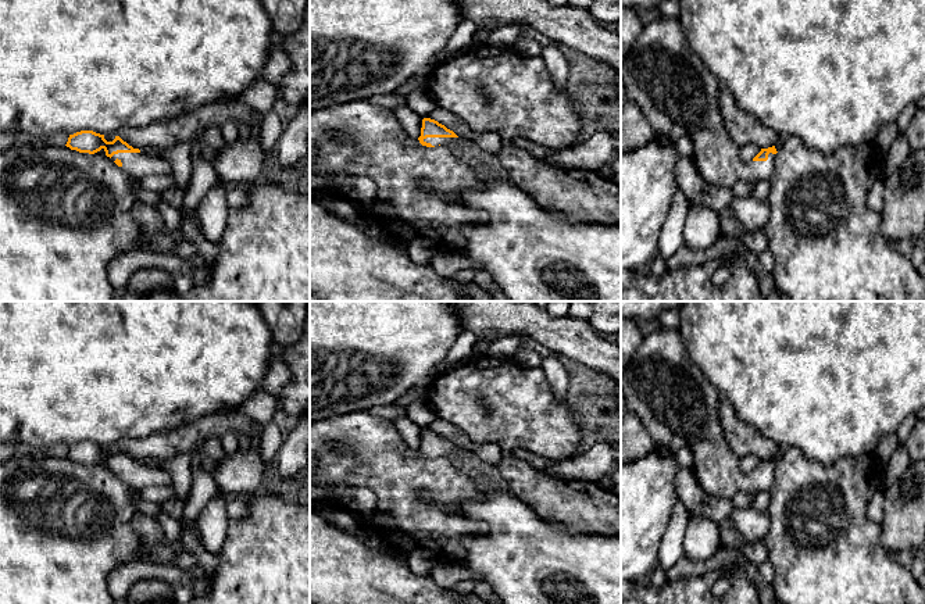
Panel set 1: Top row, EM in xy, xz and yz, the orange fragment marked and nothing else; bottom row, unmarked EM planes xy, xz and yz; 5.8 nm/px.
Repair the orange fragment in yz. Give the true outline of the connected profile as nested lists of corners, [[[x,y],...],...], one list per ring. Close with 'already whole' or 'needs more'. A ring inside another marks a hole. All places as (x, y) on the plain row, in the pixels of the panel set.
[[[661,328],[644,335],[635,357],[621,371],[621,389],[628,411],[639,418],[656,447],[662,447],[674,454],[682,447],[692,450],[694,478],[704,493],[717,498],[732,500],[739,492],[769,492],[775,476],[775,465],[778,464],[775,457],[761,460],[751,472],[740,469],[739,458],[729,448],[722,432],[722,422],[718,415],[721,394],[690,358],[678,329]]] | needs more

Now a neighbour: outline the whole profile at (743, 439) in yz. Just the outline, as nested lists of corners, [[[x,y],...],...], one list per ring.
[[[721,396],[718,404],[725,440],[739,460],[746,455],[757,455],[761,460],[775,455],[778,444],[753,425],[743,422],[726,397]]]

